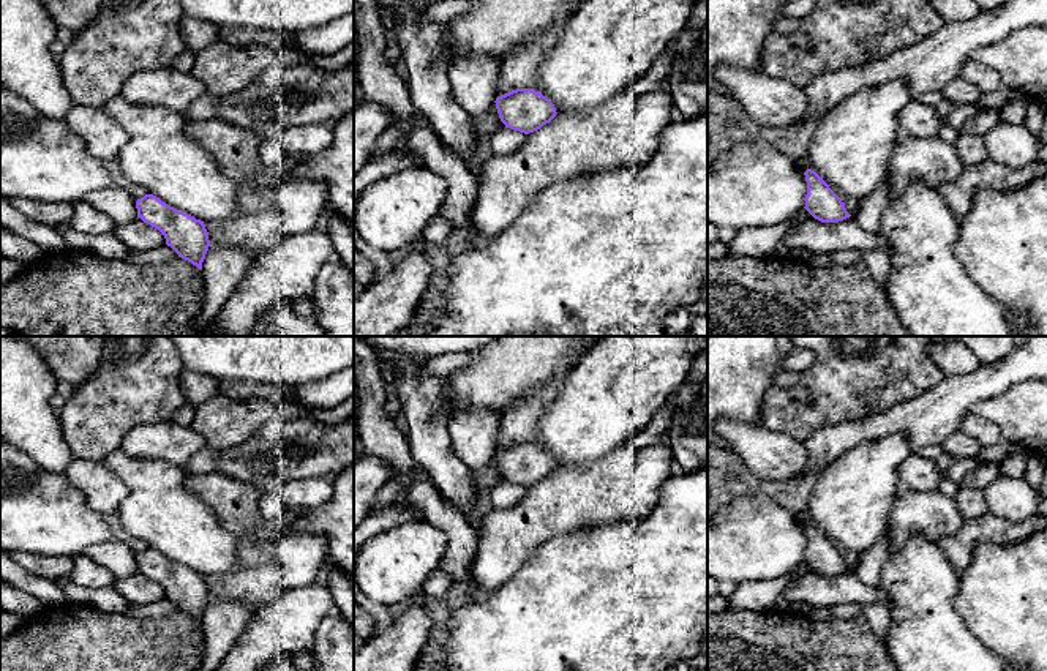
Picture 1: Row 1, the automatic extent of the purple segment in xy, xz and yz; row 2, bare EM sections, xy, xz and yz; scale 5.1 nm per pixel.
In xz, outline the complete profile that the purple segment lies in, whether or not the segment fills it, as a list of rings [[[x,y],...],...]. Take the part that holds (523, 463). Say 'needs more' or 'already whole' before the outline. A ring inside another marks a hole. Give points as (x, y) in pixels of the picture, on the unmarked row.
already whole | [[[516,442],[496,452],[496,463],[505,482],[529,488],[556,470],[554,458],[534,442]]]

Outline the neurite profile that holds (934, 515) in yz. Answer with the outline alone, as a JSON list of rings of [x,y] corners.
[[[938,489],[900,493],[889,518],[889,549],[900,551],[911,534],[938,543],[943,537],[954,535],[963,523],[954,499]]]

